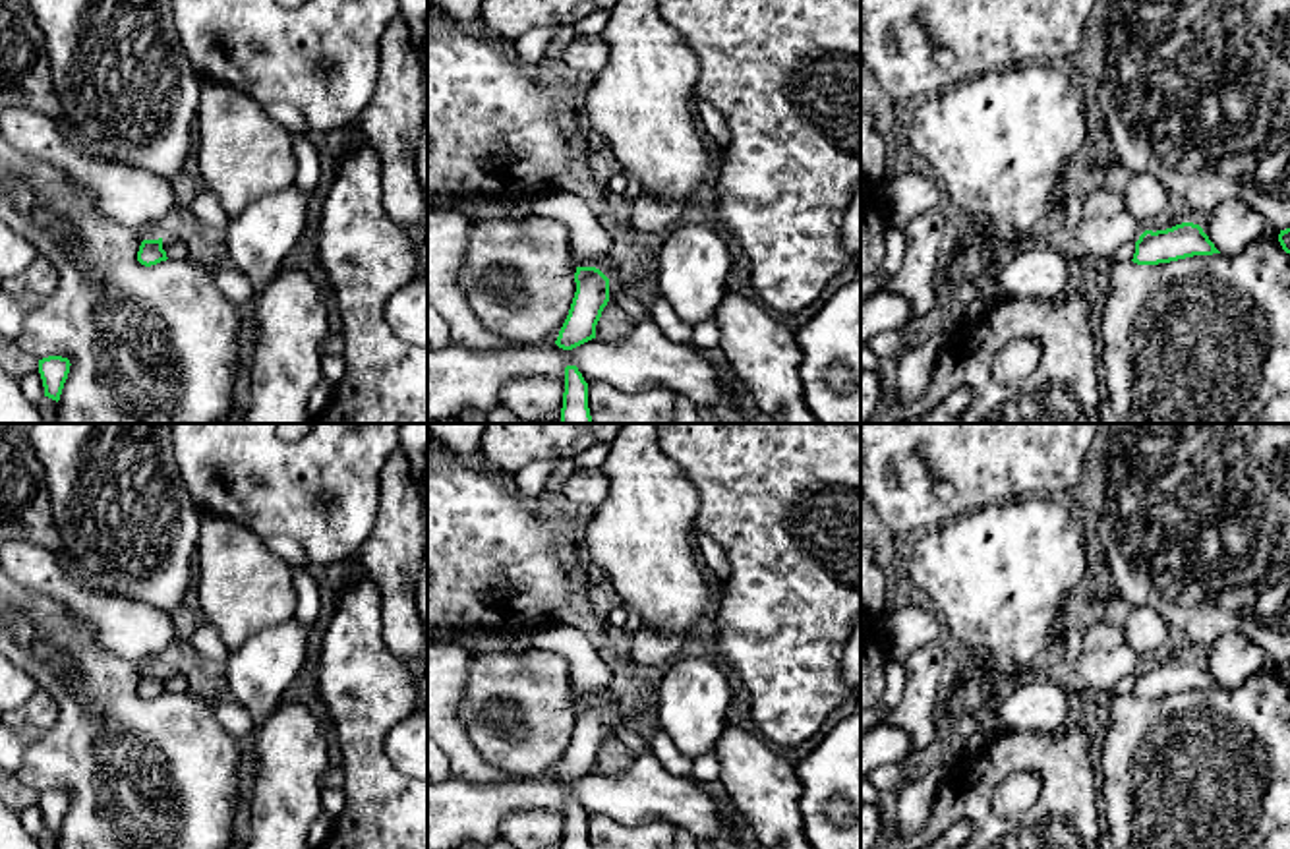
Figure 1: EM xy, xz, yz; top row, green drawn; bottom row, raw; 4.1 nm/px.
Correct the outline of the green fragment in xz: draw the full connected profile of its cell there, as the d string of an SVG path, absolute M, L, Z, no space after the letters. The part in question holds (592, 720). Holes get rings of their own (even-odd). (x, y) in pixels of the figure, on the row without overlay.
M576 700L576 725L555 777L572 783L596 772L596 758L609 735L609 712L596 700Z

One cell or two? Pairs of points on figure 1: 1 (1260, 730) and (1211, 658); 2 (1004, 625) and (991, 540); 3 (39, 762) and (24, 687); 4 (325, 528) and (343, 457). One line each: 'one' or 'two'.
1: two
2: one
3: two
4: one

